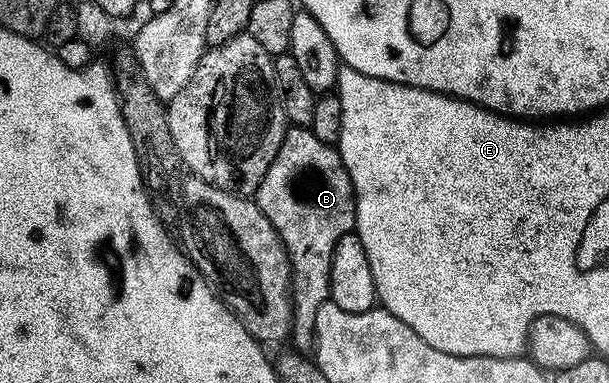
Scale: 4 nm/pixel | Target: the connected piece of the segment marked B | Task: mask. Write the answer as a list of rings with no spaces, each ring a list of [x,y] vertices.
[[[292,126],[281,141],[281,149],[277,149],[277,157],[273,157],[273,165],[265,173],[259,190],[253,196],[261,213],[269,217],[273,229],[279,235],[287,257],[291,260],[291,293],[293,310],[291,312],[290,342],[295,342],[296,348],[310,348],[315,342],[315,322],[317,309],[328,302],[331,293],[331,262],[333,249],[337,249],[337,241],[343,235],[355,231],[355,190],[351,184],[349,173],[343,164],[343,158],[332,144],[317,141],[310,129]]]

